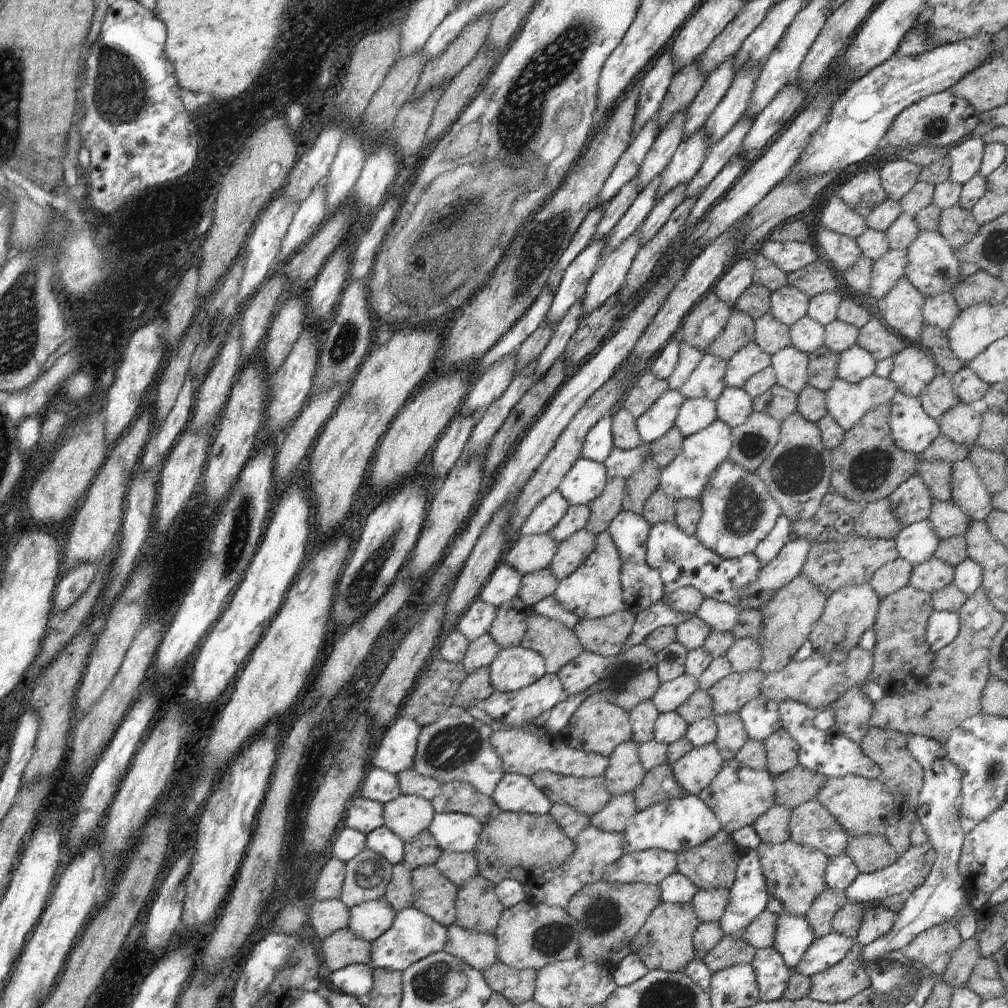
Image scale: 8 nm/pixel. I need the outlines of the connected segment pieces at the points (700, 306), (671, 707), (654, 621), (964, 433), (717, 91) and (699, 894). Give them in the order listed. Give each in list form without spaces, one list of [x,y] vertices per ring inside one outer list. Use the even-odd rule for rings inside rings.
[[[709,292],[684,317],[677,339],[706,353],[710,343],[726,326],[731,310],[714,293]]]
[[[681,675],[675,680],[662,683],[651,699],[658,713],[676,711],[697,690],[697,680],[689,675]]]
[[[663,598],[658,604],[652,604],[646,610],[635,611],[635,626],[632,635],[628,638],[626,647],[645,643],[648,634],[651,634],[656,628],[664,626],[664,624],[672,624],[672,627],[676,628],[676,624],[680,625],[692,617],[694,617],[694,613],[687,614],[672,610]]]
[[[958,403],[937,421],[940,432],[954,442],[974,447],[980,434],[982,415],[972,405]]]
[[[734,58],[726,60],[724,64],[716,66],[706,77],[706,82],[702,88],[696,93],[694,100],[689,104],[684,118],[684,136],[688,138],[694,132],[698,132],[703,128],[704,123],[708,120],[708,116],[716,110],[716,106],[720,104],[720,100],[724,98],[728,88],[732,84],[734,76]]]
[[[698,889],[690,904],[700,923],[717,922],[726,911],[729,899],[729,892],[725,889]]]

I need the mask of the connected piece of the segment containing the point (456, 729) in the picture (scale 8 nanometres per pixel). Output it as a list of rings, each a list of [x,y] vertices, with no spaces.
[[[451,704],[434,724],[422,727],[417,738],[417,752],[416,756],[414,756],[413,767],[422,776],[434,778],[440,785],[454,781],[464,782],[471,784],[478,792],[484,794],[484,796],[491,797],[504,773],[502,760],[500,760],[494,747],[490,744],[490,736],[492,733],[493,730],[490,726],[474,718],[465,708]]]

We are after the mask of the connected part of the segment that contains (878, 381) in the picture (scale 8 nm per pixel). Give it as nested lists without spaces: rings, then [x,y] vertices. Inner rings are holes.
[[[872,374],[854,384],[837,378],[826,392],[826,410],[847,431],[872,408],[888,405],[896,391],[890,377]]]

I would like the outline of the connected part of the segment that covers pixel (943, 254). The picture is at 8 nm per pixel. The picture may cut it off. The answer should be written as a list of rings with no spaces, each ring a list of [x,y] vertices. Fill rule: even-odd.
[[[919,230],[914,242],[907,248],[905,277],[912,286],[926,297],[948,293],[962,279],[959,274],[961,262],[954,256],[951,246],[938,231]]]

